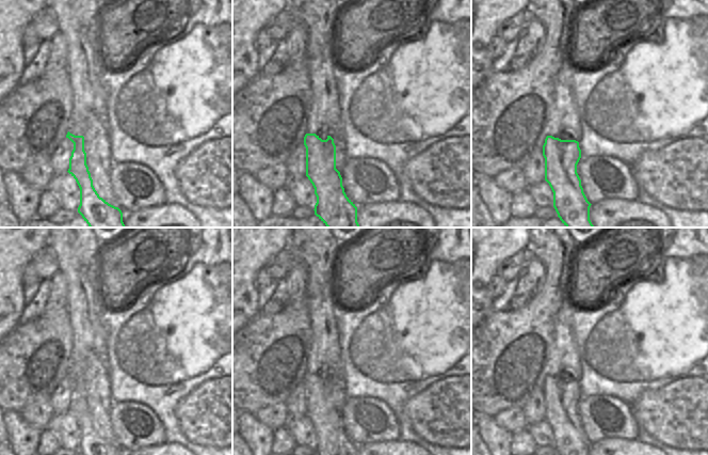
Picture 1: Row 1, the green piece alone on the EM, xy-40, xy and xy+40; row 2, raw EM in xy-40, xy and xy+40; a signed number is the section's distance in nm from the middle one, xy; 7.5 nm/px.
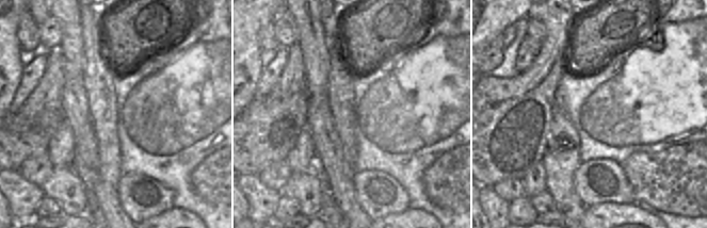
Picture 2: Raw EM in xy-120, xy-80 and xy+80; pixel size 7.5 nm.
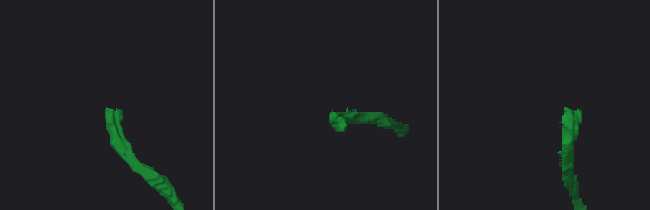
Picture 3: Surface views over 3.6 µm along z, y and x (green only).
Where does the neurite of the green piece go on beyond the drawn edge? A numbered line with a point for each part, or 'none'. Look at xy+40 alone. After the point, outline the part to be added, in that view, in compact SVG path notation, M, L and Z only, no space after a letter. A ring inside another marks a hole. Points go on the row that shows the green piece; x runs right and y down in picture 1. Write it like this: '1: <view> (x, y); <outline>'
1: xy+40 (564, 124); M566 60L556 77L553 109L547 124L547 136L579 142L581 138L581 124L570 90L573 69L574 66Z

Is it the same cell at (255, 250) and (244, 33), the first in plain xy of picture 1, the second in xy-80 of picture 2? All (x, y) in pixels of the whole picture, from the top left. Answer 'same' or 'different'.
same

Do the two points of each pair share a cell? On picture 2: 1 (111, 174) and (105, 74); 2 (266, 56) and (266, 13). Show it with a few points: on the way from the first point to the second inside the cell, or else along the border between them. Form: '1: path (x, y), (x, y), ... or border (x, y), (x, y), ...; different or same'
1: path (109, 149), (105, 128), (105, 98); same
2: border (260, 50), (259, 58), (262, 67); different

